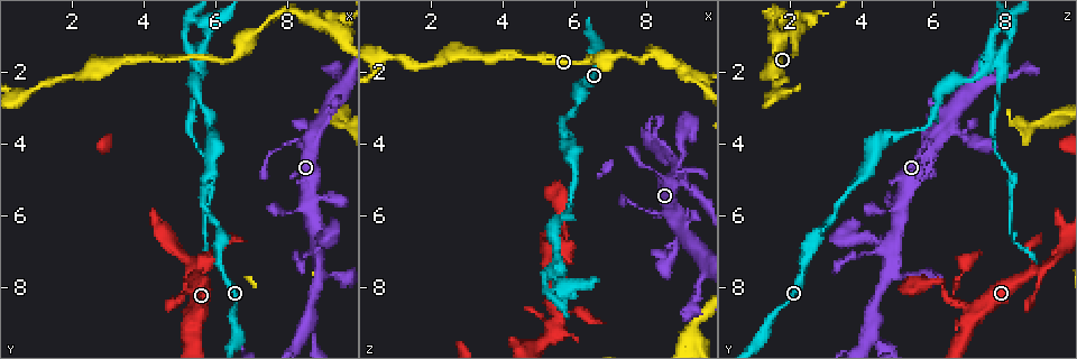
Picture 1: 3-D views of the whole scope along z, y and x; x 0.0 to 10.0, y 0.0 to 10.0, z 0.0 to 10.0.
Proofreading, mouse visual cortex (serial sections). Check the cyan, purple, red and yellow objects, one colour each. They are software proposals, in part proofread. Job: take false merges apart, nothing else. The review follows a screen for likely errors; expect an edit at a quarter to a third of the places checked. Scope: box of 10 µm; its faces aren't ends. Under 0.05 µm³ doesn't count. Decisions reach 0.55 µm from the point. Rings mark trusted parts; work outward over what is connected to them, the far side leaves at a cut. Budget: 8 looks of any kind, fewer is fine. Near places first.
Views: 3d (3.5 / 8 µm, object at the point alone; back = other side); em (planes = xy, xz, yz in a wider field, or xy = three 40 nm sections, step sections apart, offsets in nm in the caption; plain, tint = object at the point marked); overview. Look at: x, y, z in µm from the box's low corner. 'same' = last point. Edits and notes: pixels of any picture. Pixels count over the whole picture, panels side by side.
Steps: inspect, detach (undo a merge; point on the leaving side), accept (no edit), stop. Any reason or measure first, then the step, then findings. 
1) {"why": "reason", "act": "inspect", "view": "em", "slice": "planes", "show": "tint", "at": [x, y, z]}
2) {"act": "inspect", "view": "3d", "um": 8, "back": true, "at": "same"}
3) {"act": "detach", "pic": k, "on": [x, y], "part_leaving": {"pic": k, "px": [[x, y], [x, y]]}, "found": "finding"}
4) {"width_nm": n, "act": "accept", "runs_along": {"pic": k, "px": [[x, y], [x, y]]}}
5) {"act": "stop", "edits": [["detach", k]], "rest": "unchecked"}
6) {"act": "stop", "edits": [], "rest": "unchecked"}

{"why": "small branch off a trunk", "act": "inspect", "view": "3d", "um": 3.5, "at": [5.80, 8.30, 6.60]}

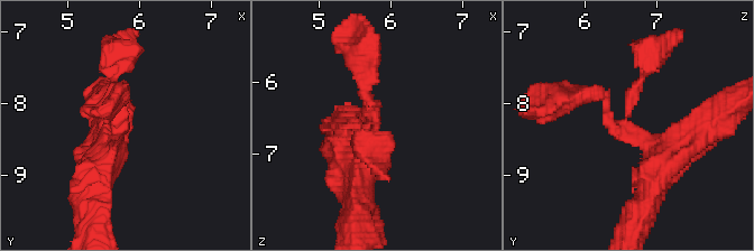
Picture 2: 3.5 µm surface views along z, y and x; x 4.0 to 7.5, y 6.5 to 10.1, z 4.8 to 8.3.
{"arms": 3, "arm_widths_nm": [150, 200, 400], "act": "inspect", "view": "em", "slice": "planes", "show": "tint", "at": [5.80, 8.30, 6.60]}

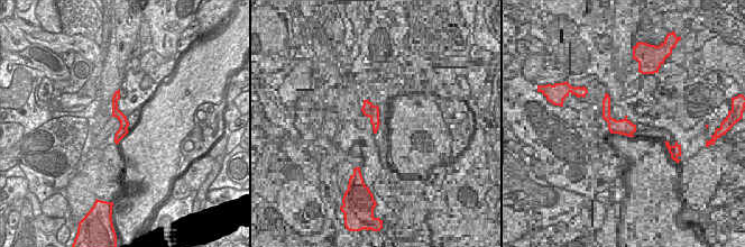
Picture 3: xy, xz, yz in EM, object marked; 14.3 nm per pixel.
{"act": "accept", "found": "one cell here"}

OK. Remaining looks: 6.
{"why": "abrupt turn", "act": "inspect", "view": "3d", "um": 3.5, "at": [0.70, 2.70, 1.55]}

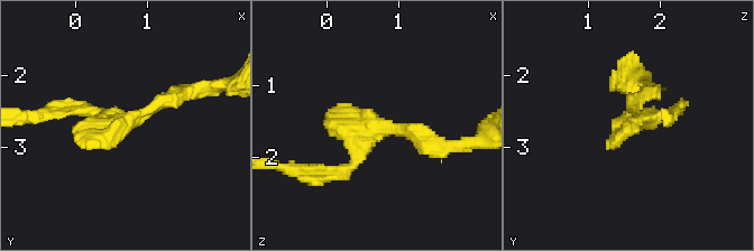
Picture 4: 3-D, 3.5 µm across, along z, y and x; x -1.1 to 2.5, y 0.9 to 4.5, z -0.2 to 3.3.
{"act": "accept", "runs_along": {"pic": 4, "px": [[439, 145], [376, 127], [356, 161], [331, 176]]}, "found": "continuous, no second cell"}

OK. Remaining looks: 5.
{"why": "three-way junction", "act": "inspect", "view": "3d", "um": 3.5, "at": [9.15, 0.70, 2.00]}

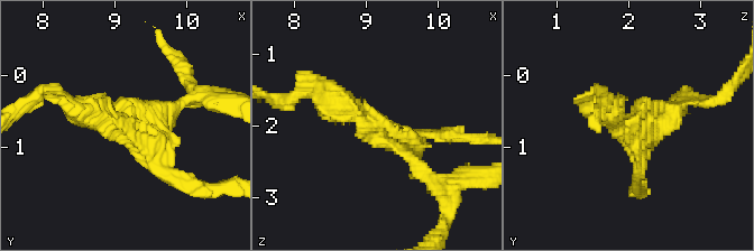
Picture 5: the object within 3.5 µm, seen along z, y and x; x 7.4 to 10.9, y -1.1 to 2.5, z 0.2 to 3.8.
{"act": "inspect", "view": "em", "slice": "xy", "step": 2, "show": "tint", "at": [9.15, 0.70, 2.00]}

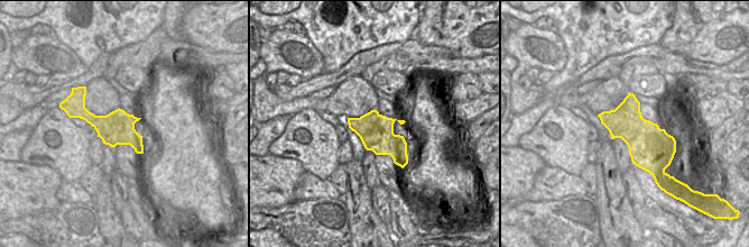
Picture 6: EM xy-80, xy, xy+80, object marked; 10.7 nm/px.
{"width_nm": 380, "act": "detach", "pic": 5, "on": [195, 98], "part_leaving": {"pic": 5, "px": [[376, 127], [434, 178], [434, 195]]}, "found": "two cells meet here"}

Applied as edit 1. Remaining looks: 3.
{"act": "stop", "edits": [["detach", 5]], "rest": "unchecked"}

